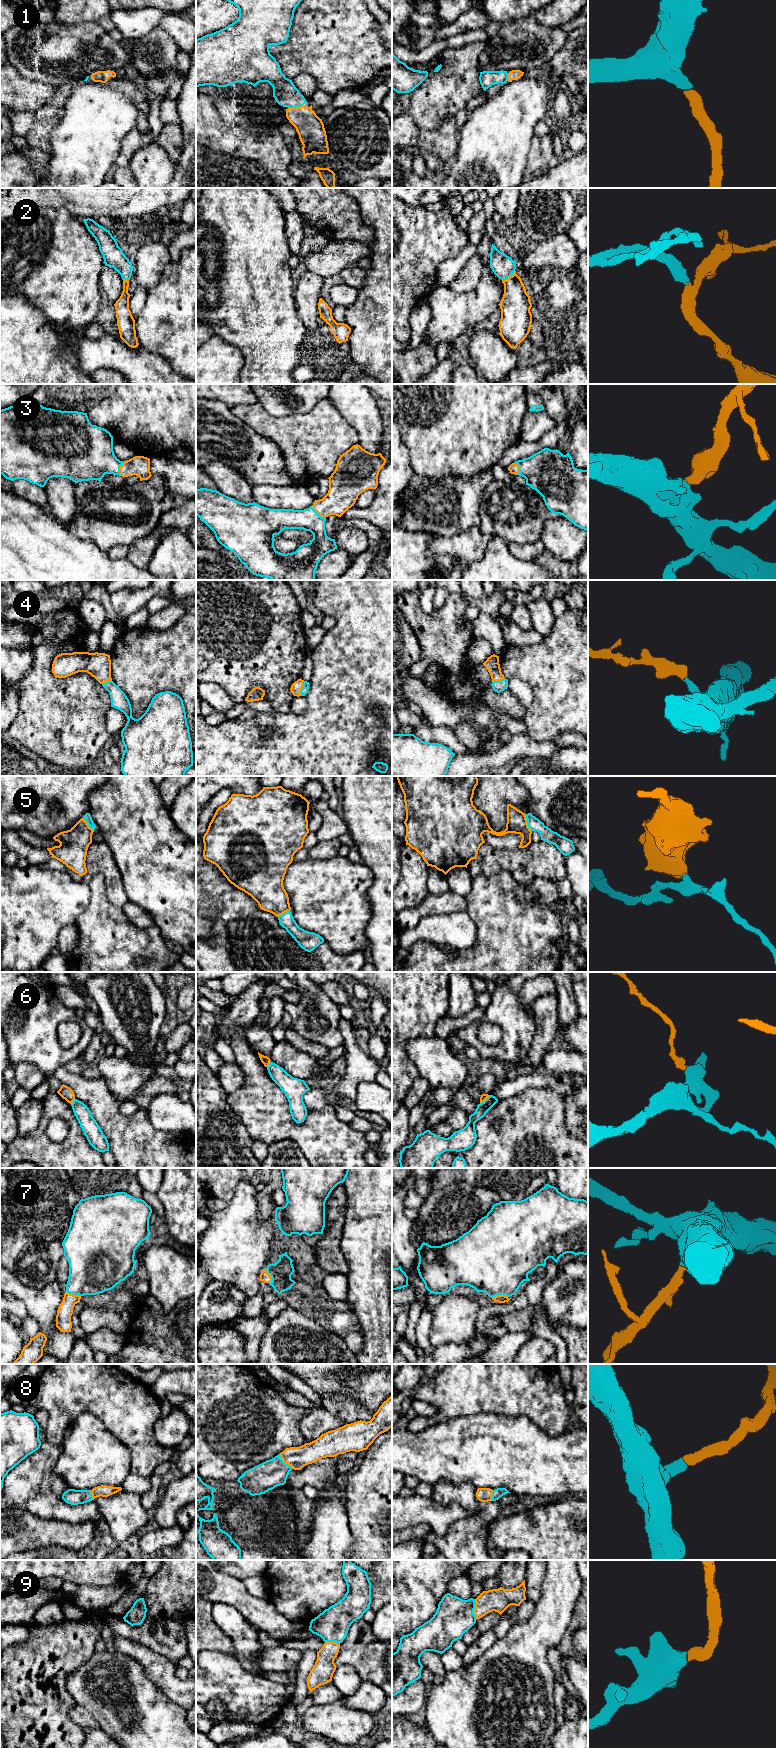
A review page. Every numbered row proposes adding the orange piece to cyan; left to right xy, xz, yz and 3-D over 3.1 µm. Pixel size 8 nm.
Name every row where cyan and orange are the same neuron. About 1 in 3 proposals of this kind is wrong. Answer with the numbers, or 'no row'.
1, 2, 3, 4, 7, 8, 9

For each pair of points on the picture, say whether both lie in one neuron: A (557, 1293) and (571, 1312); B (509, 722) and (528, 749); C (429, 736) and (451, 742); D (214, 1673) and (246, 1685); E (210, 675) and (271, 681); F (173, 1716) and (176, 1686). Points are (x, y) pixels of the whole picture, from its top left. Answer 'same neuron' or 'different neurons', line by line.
A: same neuron
B: different neurons
C: same neuron
D: same neuron
E: same neuron
F: different neurons

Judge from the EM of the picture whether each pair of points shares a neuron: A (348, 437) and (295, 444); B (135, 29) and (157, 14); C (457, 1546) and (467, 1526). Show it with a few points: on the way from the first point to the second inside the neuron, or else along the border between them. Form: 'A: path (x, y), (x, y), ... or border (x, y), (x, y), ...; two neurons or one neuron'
A: path (335, 437), (319, 437), (308, 444); one neuron
B: path (140, 24), (152, 16); one neuron
C: path (462, 1541), (467, 1536), (467, 1531); one neuron

